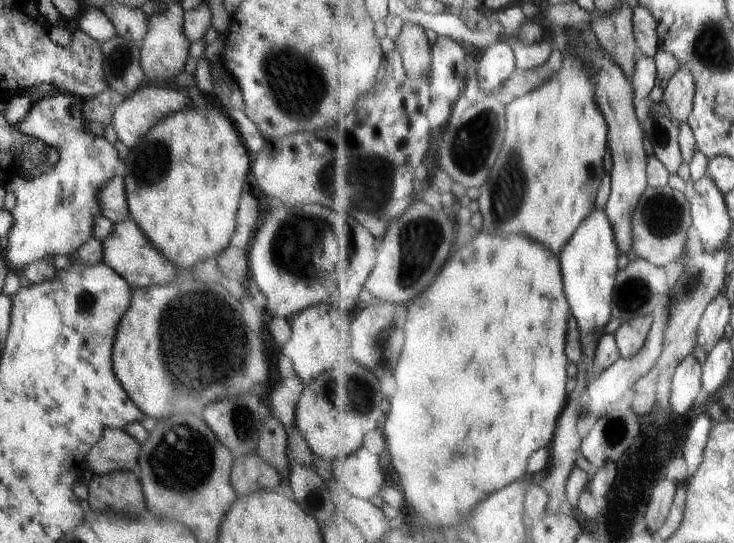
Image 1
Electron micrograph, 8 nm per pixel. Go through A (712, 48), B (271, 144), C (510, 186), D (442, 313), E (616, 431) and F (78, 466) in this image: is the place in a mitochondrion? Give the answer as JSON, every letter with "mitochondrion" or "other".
{"A":"mitochondrion","B":"other","C":"mitochondrion","D":"other","E":"mitochondrion","F":"other"}

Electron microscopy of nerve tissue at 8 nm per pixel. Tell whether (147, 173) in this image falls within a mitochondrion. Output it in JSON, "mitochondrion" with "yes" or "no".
{"mitochondrion":"yes"}

